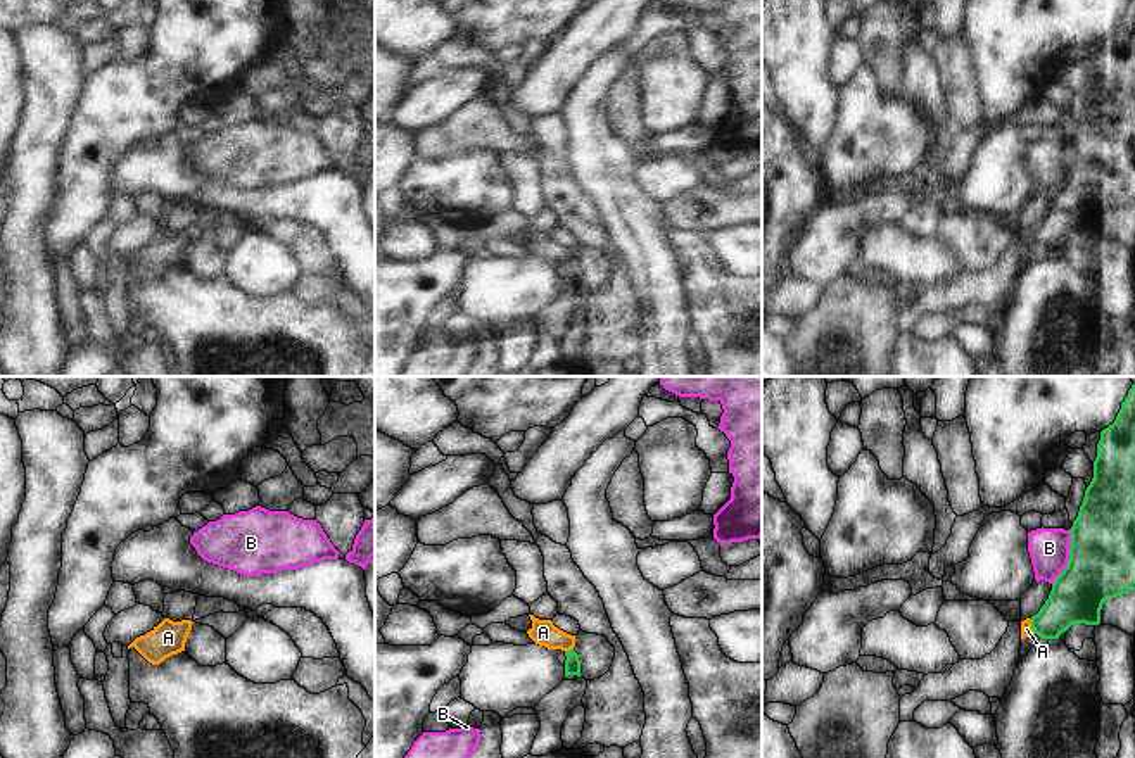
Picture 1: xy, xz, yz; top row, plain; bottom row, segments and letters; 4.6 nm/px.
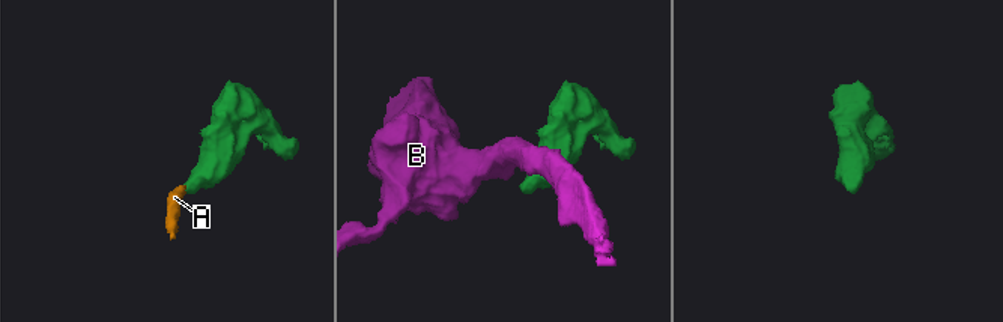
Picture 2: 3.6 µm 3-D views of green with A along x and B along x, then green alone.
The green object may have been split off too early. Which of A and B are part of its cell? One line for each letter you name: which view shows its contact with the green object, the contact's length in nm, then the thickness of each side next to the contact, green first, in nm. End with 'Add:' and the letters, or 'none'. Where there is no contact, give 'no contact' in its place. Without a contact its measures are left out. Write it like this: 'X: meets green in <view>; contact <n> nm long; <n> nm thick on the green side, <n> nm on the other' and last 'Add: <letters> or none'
A: meets green in yz; contact 80 nm long; 240 nm thick on the green side, 50 nm on the other
Add: A

